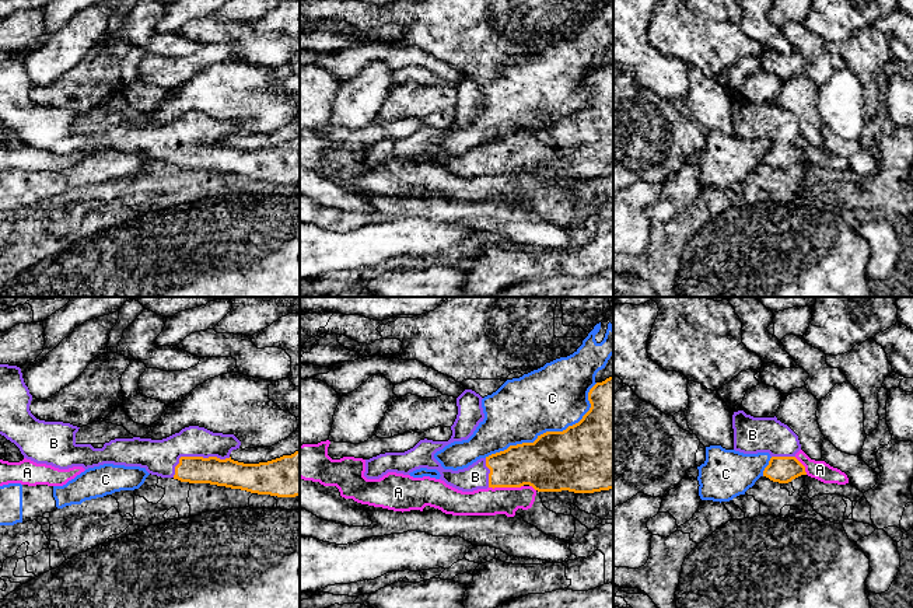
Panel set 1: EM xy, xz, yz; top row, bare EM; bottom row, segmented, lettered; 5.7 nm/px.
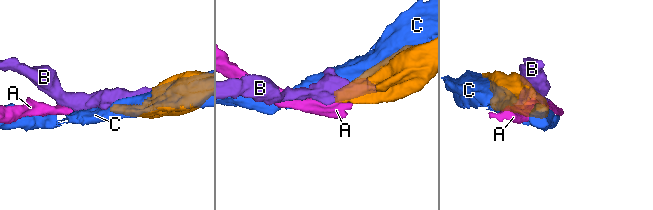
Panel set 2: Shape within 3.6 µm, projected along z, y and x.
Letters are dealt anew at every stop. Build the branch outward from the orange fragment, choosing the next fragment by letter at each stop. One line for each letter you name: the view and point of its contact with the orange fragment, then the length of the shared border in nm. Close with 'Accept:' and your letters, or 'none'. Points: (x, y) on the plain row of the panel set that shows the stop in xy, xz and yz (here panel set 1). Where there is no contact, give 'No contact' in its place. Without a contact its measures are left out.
B: Touches orange at xy (195, 143). Shared border 360 nm
Accept: B

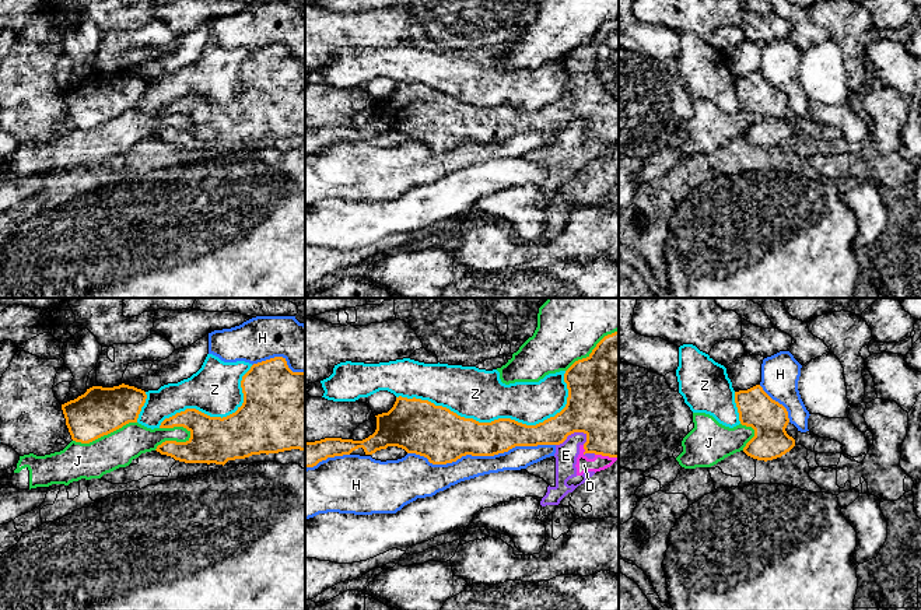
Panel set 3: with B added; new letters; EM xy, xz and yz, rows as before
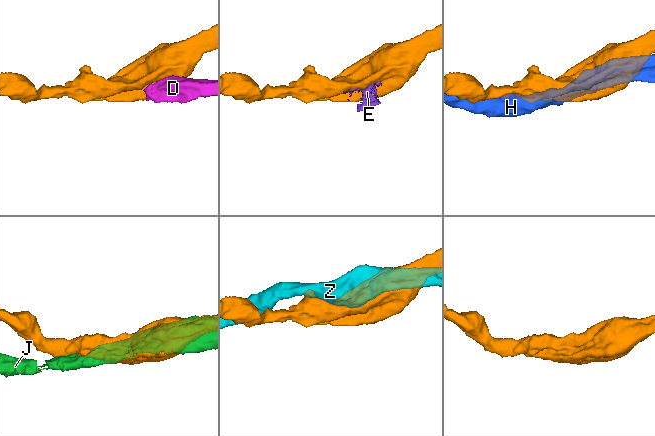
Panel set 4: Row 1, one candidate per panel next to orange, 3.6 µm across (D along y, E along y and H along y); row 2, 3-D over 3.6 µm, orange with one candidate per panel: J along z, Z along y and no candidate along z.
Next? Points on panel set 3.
Accept: none

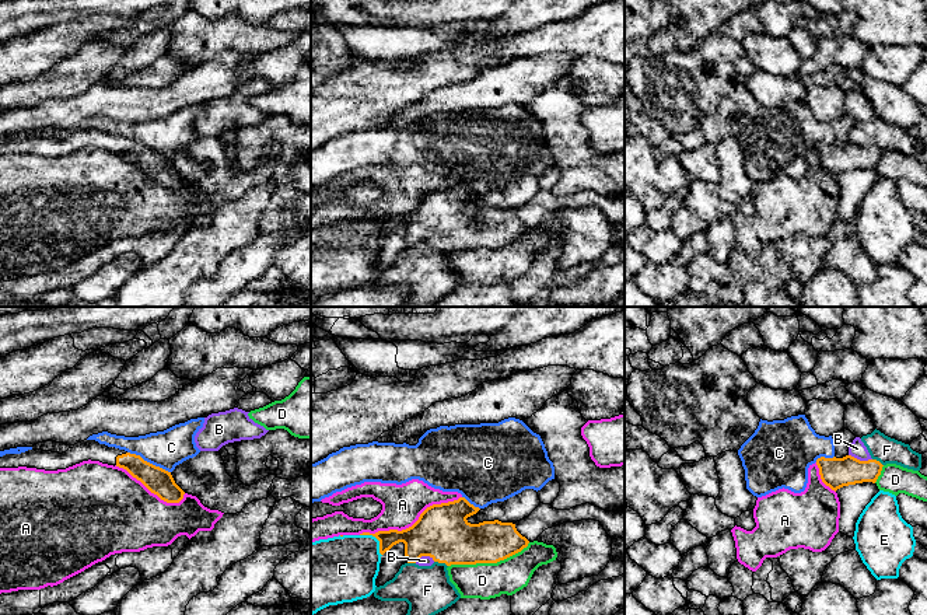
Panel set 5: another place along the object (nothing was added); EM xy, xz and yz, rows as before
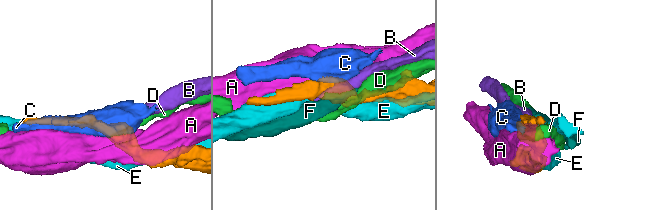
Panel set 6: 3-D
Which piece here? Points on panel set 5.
Accept: none

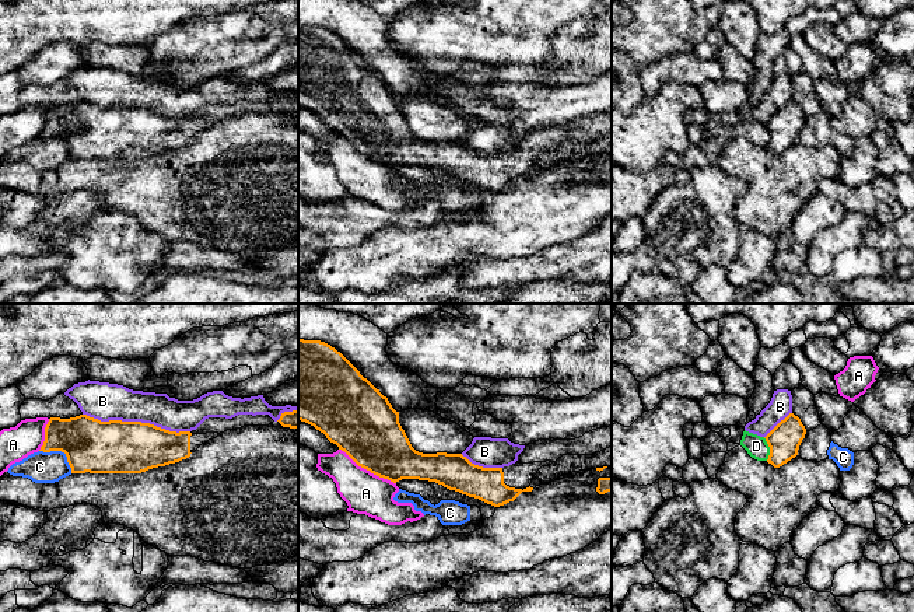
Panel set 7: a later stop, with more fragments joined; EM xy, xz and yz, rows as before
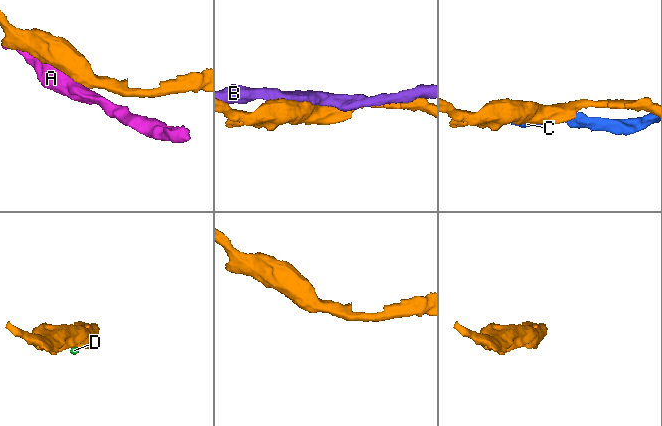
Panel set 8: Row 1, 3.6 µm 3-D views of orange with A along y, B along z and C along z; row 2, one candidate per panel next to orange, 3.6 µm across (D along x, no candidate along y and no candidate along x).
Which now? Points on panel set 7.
Accept: none

